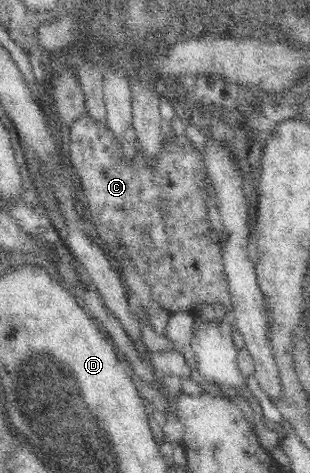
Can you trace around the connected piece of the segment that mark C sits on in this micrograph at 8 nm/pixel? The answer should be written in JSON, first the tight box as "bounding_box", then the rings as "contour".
{"bounding_box":[68,113,233,318],"contour":[[[87,113],[84,114],[76,123],[70,128],[69,132],[70,147],[68,147],[68,153],[70,153],[70,165],[74,169],[74,173],[78,175],[78,181],[80,181],[80,187],[88,199],[88,211],[90,211],[90,221],[96,227],[98,237],[100,237],[101,247],[106,251],[107,257],[112,260],[112,263],[116,268],[119,268],[121,274],[122,264],[120,263],[121,255],[120,249],[124,249],[124,253],[127,255],[127,260],[131,262],[144,282],[150,287],[152,298],[154,301],[159,302],[160,307],[163,307],[170,313],[176,313],[179,311],[186,312],[198,312],[198,306],[201,304],[211,305],[215,309],[222,309],[230,318],[233,311],[233,305],[231,302],[231,293],[229,292],[229,285],[227,282],[227,275],[225,274],[225,265],[223,264],[223,251],[221,246],[216,246],[216,243],[212,241],[210,231],[213,228],[209,220],[209,207],[207,201],[209,200],[209,193],[207,193],[208,182],[206,178],[206,167],[202,152],[193,145],[186,135],[174,135],[167,138],[163,133],[160,133],[160,151],[156,153],[156,157],[147,157],[143,152],[143,149],[136,145],[136,157],[132,161],[124,159],[121,143],[117,140],[116,134],[107,126],[107,120],[96,121],[96,118],[90,117]]]}

